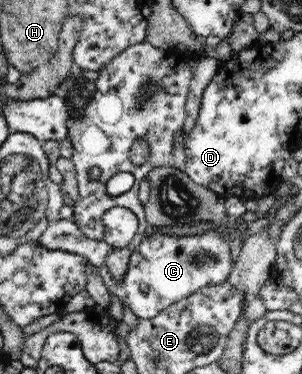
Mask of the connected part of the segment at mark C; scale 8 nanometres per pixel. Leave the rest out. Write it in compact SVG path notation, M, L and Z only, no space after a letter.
M217 231L188 238L170 237L170 235L157 233L146 237L131 253L122 279L116 280L106 265L99 267L100 275L116 305L128 305L137 317L152 319L174 302L187 298L201 287L219 284L224 281L232 267L230 254L228 253L230 241L231 239L224 237L222 233L218 234Z

